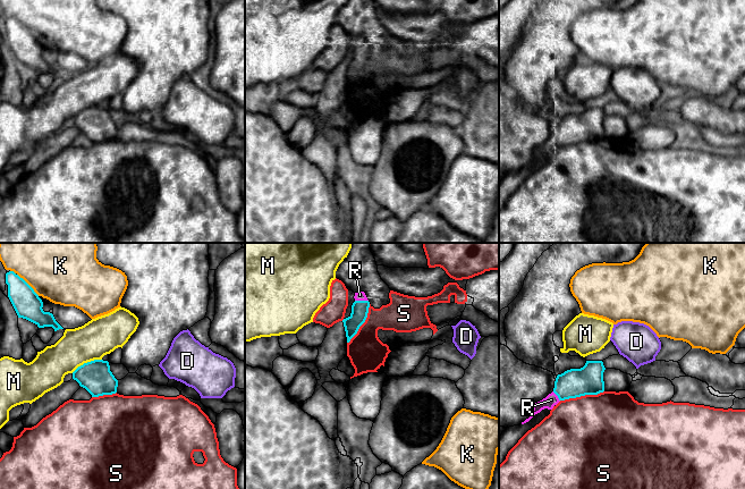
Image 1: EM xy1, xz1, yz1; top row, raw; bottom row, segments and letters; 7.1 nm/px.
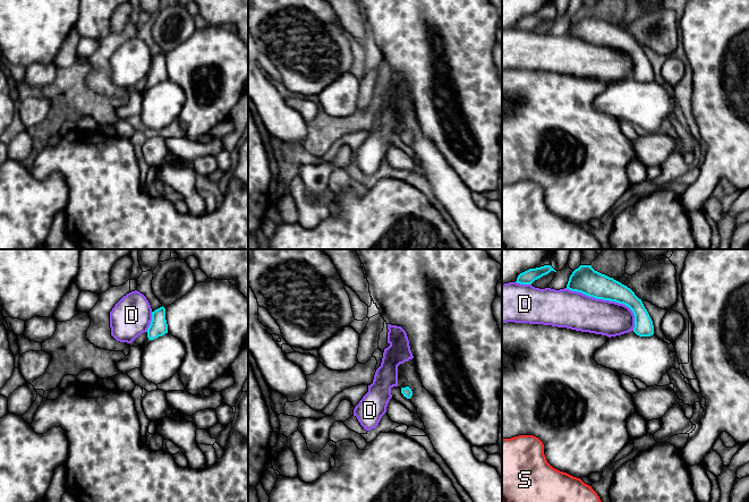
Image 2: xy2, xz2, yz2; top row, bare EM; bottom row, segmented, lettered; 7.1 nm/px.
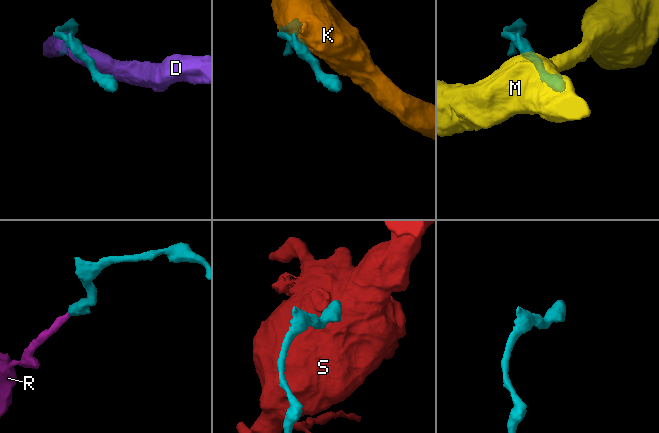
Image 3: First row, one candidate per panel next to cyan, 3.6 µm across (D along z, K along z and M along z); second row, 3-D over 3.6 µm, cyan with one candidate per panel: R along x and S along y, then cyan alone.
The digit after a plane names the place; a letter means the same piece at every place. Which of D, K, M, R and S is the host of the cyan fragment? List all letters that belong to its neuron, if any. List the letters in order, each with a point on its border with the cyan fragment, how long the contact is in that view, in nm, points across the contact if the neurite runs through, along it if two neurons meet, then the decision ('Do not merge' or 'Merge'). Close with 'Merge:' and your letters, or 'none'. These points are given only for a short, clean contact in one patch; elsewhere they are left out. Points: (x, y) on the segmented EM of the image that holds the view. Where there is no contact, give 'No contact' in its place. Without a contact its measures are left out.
D: Touches cyan at yz2 (609, 299). Shared border 550 nm. Do not merge
K: Touches cyan at xy1 (28, 285). Shared border 220 nm. Do not merge
M: Touches cyan at xy1 (87, 362). Shared border 240 nm. Boundary: xy1 (101, 359), (84, 362), (72, 372). Do not merge
R: Touches cyan at xz1 (362, 301). Shared border 100 nm. Merge
S: Touches cyan at yz1 (582, 395). Shared border 320 nm. Boundary: yz1 (603, 390), (597, 394), (585, 394), (560, 401). Do not merge
Merge: R

